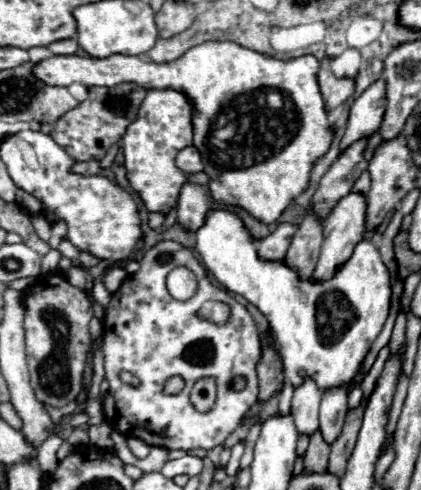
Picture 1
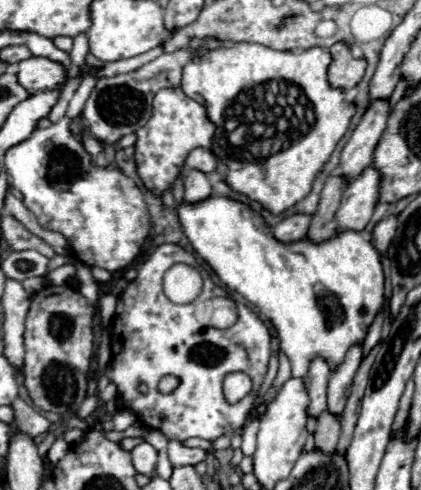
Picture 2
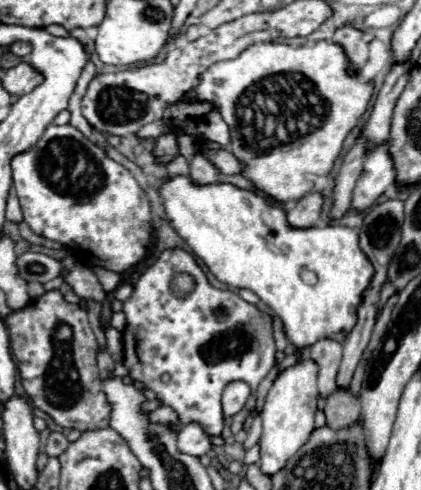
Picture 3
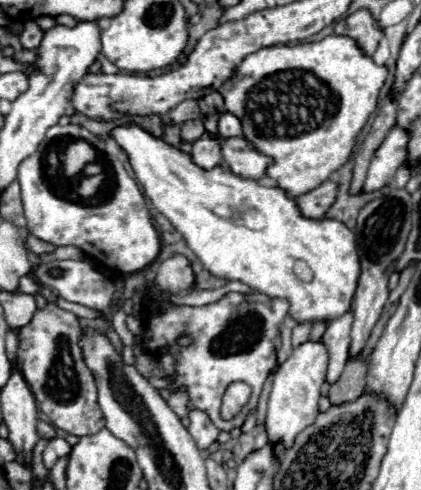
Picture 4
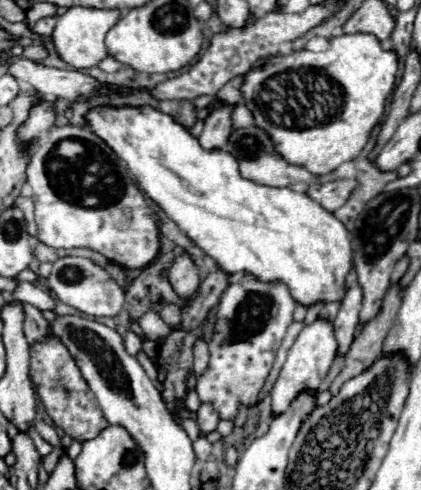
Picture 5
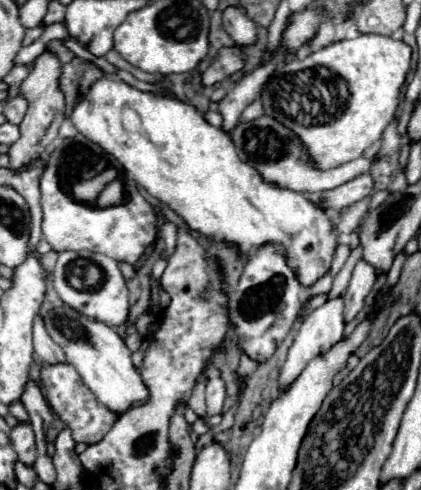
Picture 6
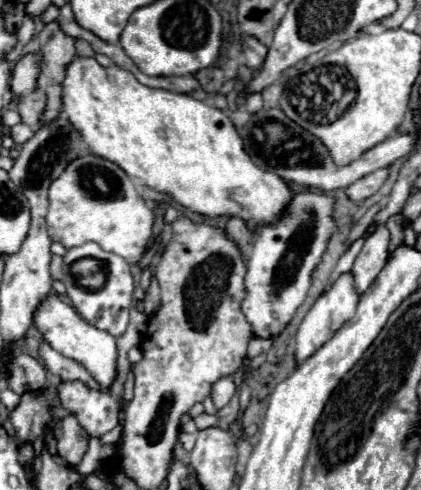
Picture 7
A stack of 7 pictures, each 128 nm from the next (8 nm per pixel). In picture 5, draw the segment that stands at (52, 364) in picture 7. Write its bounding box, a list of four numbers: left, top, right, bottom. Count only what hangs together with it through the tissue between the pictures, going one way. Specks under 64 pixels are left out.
[24,304,50,344]

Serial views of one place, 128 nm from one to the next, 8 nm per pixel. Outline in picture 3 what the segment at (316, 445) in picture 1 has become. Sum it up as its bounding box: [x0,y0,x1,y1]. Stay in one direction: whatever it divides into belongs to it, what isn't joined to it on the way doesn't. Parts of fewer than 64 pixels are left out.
[326,388,360,428]

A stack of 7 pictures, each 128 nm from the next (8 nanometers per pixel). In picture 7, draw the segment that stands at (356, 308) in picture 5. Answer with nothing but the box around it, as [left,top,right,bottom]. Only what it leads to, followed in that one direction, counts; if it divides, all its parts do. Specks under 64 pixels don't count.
[354,224,390,292]

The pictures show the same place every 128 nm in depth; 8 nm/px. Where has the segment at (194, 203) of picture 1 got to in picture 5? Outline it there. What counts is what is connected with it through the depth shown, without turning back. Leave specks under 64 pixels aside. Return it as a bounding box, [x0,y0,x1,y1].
[198,104,232,150]

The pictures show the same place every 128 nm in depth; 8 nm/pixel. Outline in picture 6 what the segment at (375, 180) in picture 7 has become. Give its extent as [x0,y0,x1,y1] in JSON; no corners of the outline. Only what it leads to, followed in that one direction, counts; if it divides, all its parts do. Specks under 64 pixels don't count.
[320,174,374,212]

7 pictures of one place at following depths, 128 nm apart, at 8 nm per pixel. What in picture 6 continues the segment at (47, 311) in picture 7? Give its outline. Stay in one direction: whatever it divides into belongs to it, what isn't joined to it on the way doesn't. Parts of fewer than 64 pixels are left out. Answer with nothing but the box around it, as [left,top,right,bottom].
[44,306,148,414]

